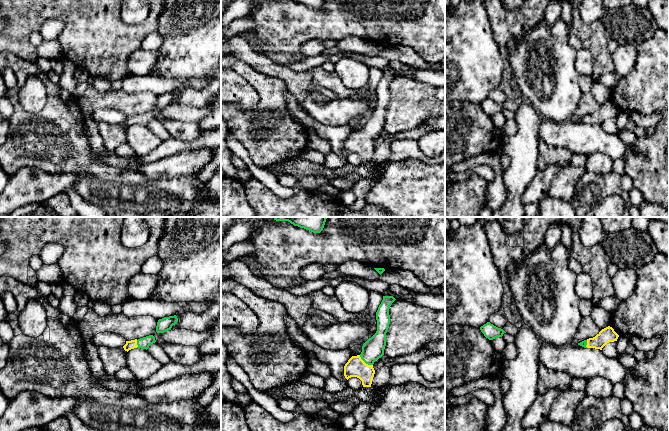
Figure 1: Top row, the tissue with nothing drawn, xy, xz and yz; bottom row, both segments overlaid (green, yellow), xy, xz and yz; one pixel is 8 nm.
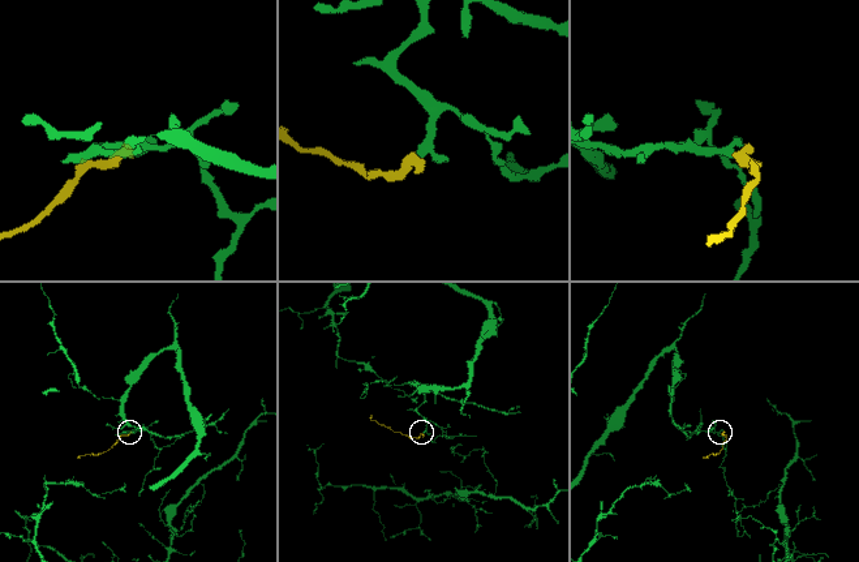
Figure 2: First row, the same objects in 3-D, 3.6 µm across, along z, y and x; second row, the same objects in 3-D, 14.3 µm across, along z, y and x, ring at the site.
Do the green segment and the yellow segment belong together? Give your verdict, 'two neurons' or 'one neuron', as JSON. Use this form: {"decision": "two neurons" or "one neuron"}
{"decision": "one neuron"}

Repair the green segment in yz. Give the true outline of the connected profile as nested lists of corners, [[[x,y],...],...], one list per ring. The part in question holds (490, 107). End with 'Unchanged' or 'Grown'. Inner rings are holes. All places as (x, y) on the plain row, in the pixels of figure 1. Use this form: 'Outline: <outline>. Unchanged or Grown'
Outline: [[[487,98],[483,102],[481,102],[480,106],[489,116],[493,116],[497,113],[502,113],[503,110],[506,109],[503,105],[494,102],[490,98]]]. Unchanged

